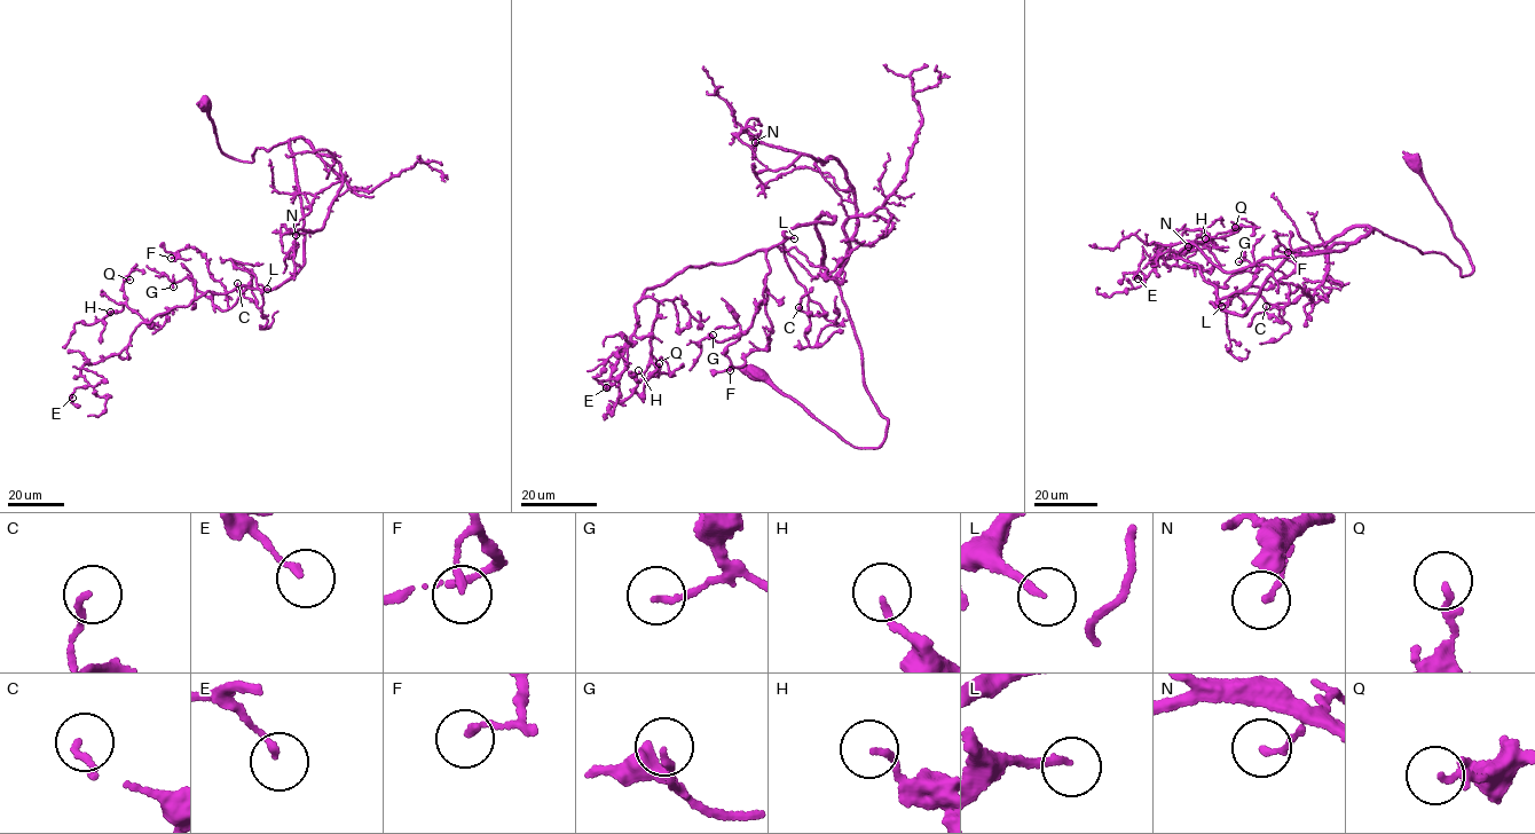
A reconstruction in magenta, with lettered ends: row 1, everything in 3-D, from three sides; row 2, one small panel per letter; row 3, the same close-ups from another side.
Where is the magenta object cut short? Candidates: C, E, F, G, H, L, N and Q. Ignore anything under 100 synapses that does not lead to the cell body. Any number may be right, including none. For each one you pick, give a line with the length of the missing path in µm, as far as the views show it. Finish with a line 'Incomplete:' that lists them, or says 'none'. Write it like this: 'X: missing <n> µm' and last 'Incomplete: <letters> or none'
L: missing 60 µm
Incomplete: L

